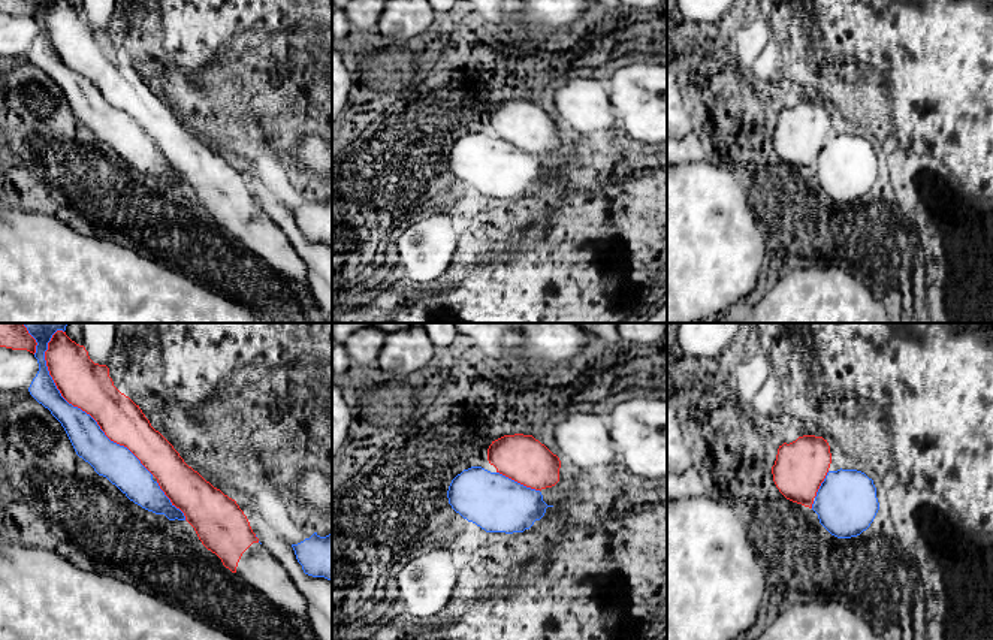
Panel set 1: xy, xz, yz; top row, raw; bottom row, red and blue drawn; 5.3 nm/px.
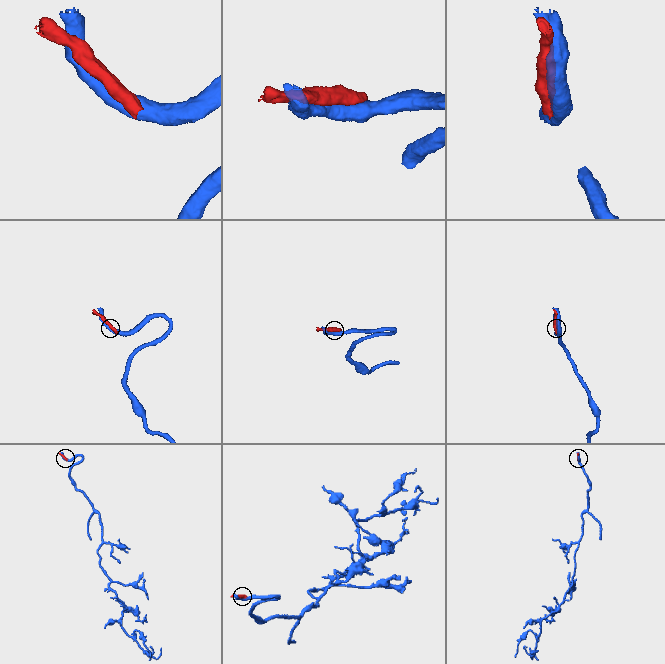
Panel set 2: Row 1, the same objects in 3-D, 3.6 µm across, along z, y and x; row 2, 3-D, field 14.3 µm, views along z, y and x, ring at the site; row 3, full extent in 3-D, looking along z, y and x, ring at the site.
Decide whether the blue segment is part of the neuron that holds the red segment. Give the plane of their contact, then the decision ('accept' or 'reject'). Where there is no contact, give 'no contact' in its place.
contact in xy; reject

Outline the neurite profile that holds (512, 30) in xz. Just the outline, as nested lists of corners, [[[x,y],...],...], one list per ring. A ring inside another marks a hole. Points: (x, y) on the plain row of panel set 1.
[[[504,0],[502,22],[495,27],[489,27],[491,33],[498,39],[499,43],[520,46],[526,42],[543,40],[555,30],[547,25],[522,22],[522,7],[522,0]]]

